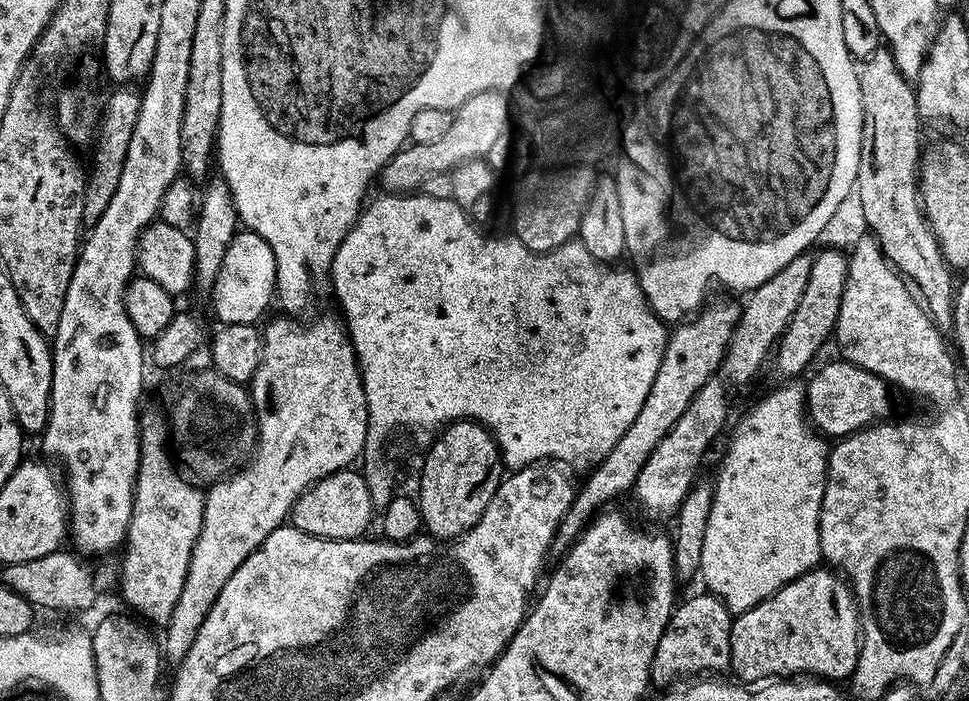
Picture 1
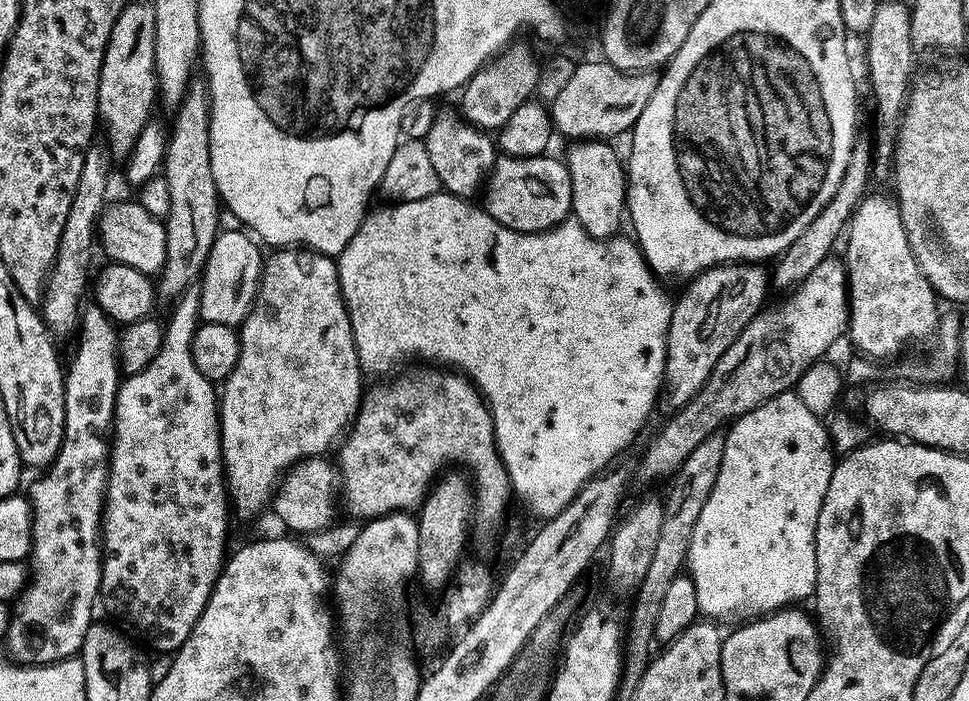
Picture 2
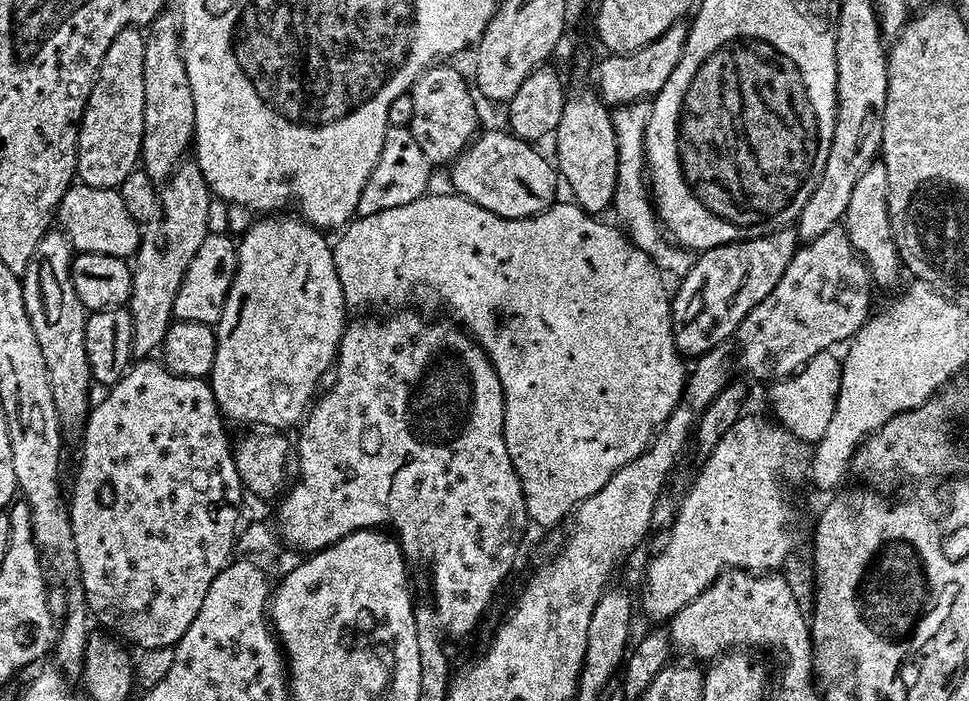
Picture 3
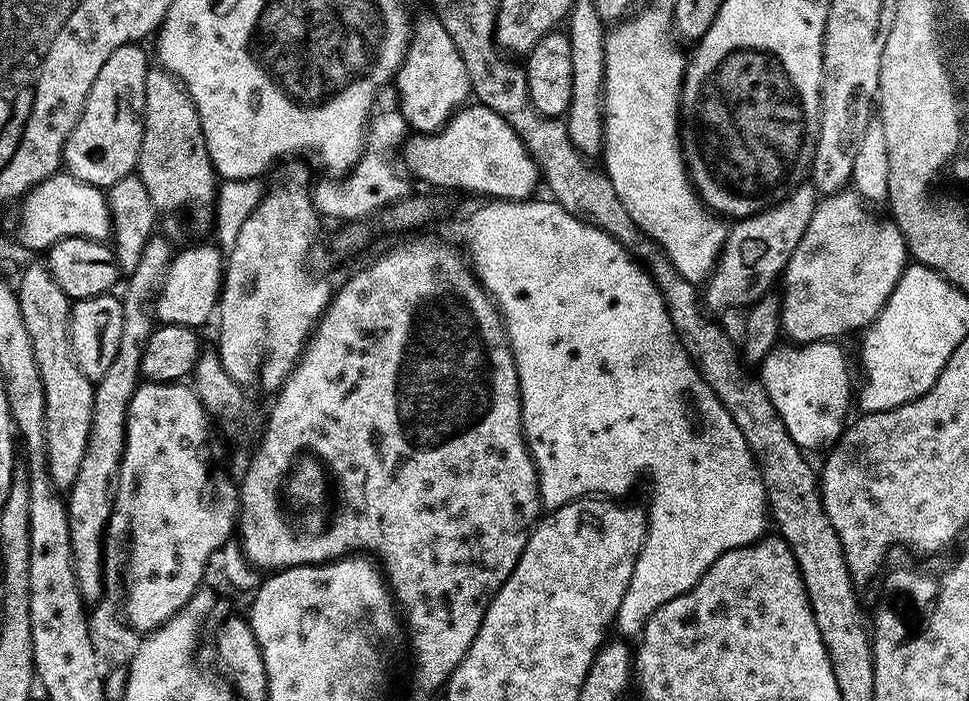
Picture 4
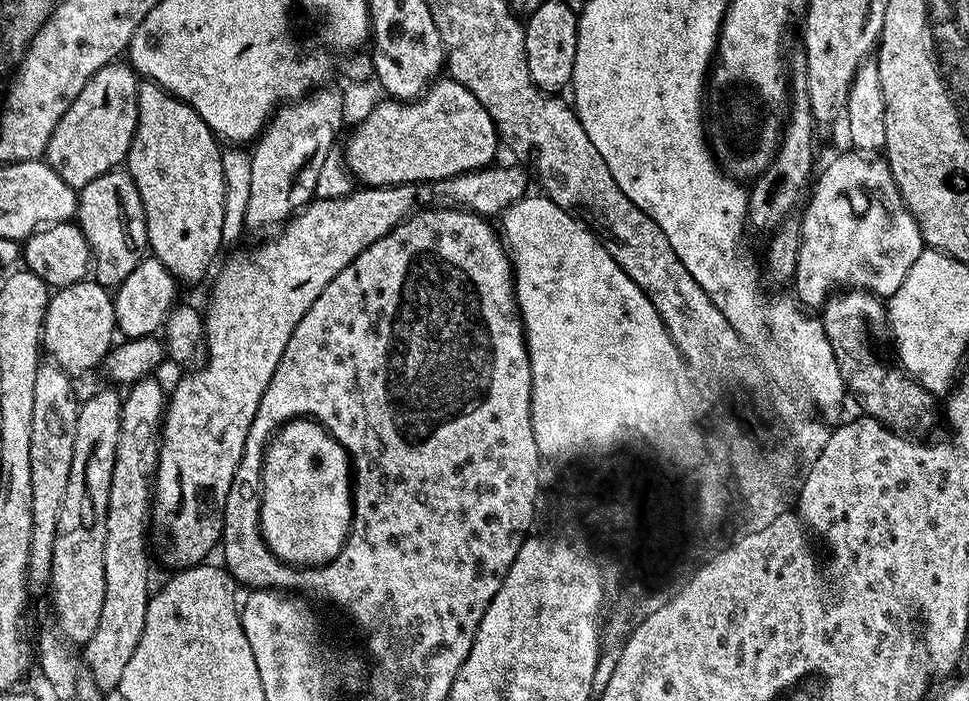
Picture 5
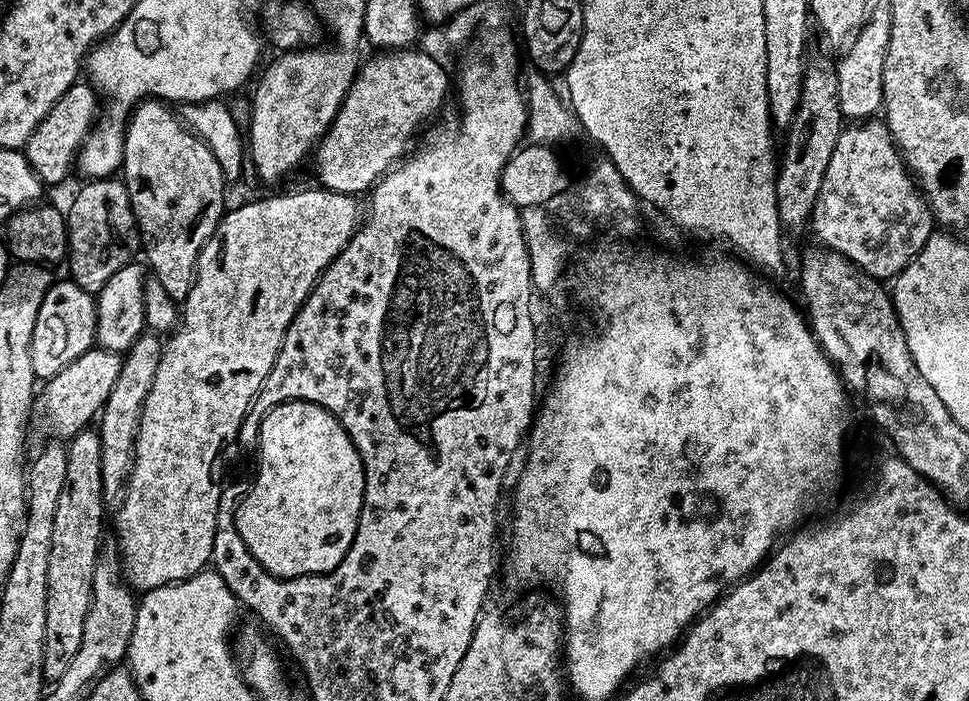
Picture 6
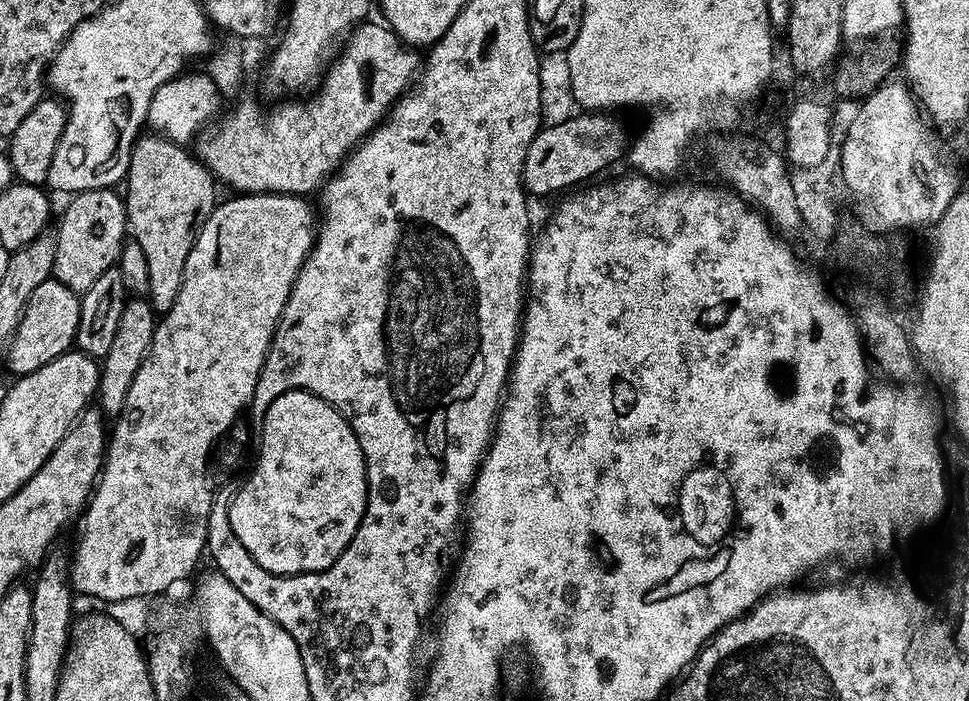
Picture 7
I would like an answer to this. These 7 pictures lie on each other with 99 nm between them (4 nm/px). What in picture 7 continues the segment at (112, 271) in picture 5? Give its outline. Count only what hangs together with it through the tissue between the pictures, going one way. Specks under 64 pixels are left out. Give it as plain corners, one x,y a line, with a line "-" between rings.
99,188
98,190
86,190
85,192
75,193
72,200
64,208
64,217
60,220
60,228
55,229
56,234
56,253
54,254
54,270
52,276
65,284
70,290
77,294
83,294
106,274
119,261
121,248
126,241
128,232
128,215
124,209
124,201
119,191
110,188

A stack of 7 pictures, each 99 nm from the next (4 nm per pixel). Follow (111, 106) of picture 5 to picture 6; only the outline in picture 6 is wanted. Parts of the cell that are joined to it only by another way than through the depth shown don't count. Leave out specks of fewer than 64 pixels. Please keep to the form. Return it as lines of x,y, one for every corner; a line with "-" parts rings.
91,83
72,84
70,90
66,90
66,94
62,94
62,98
58,98
54,110
50,110
50,114
46,114
46,118
42,118
42,122
38,122
34,134
30,134
22,151
30,162
34,174
38,174
41,184
45,186
60,184
67,178
71,168
73,171
78,160
80,145
88,139
88,133
92,131
94,121
98,116
95,95
97,96
97,93

